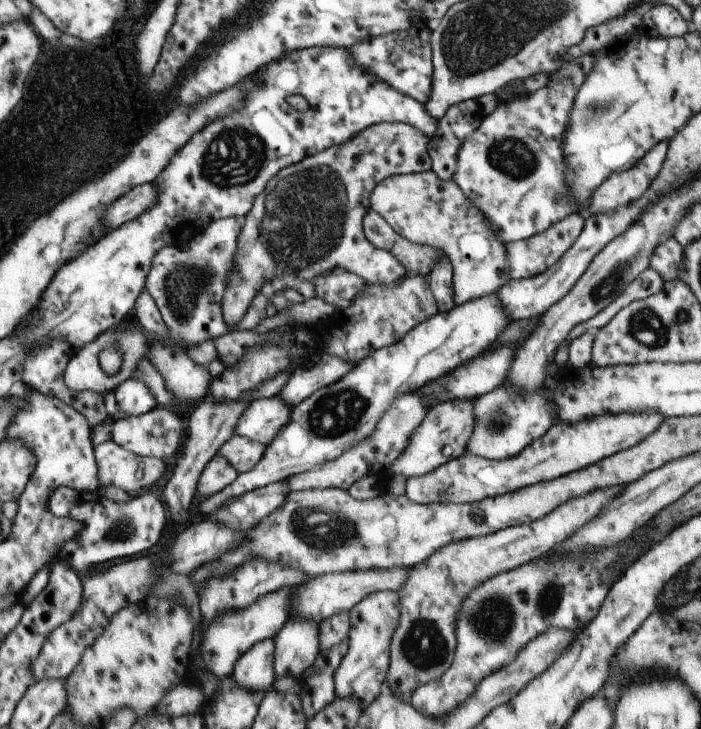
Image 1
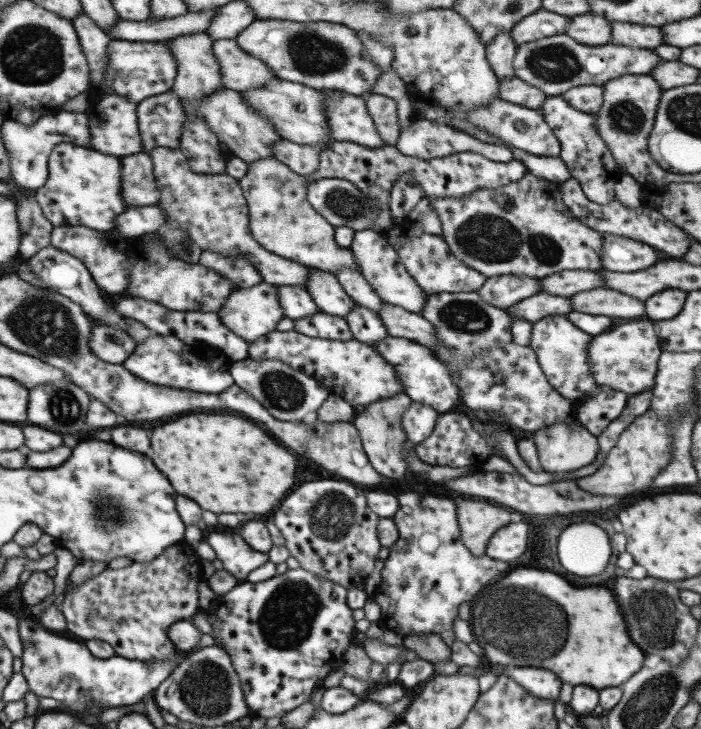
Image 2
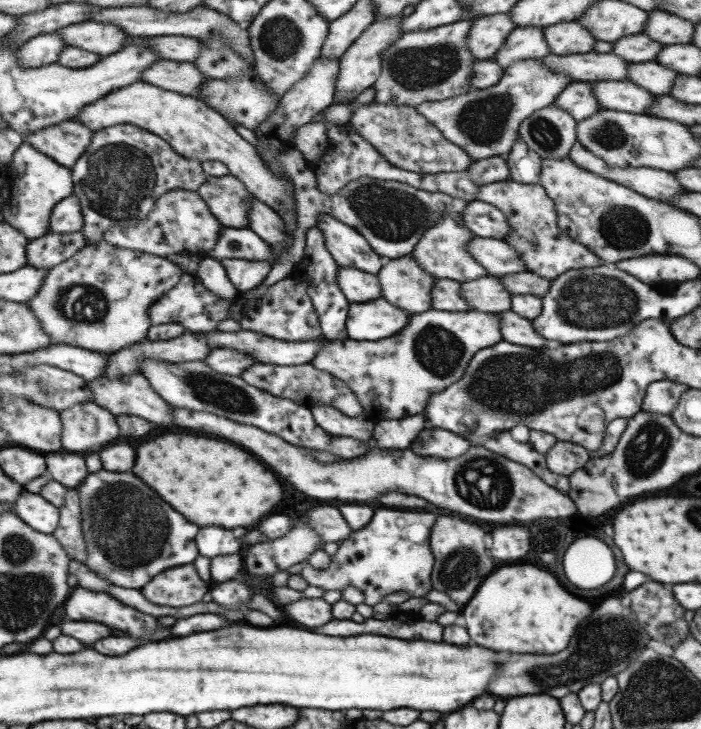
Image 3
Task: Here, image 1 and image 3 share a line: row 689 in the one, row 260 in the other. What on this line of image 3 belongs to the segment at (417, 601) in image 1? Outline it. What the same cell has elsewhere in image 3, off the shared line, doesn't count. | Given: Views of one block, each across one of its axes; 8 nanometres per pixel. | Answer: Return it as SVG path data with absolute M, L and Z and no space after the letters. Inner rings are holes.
M412 254L390 259L377 275L382 296L412 314L432 309L432 288L438 278L420 268Z

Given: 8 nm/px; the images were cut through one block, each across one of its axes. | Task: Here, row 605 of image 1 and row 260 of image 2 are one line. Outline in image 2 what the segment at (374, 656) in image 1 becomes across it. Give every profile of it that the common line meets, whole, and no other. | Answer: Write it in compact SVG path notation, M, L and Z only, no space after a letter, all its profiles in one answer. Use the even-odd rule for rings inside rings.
M372 228L357 230L350 249L354 253L355 264L359 265L359 272L385 303L406 308L406 310L416 314L422 312L429 294L425 293L418 286L414 277L408 274L406 268L400 262L397 250L390 246L384 232Z

